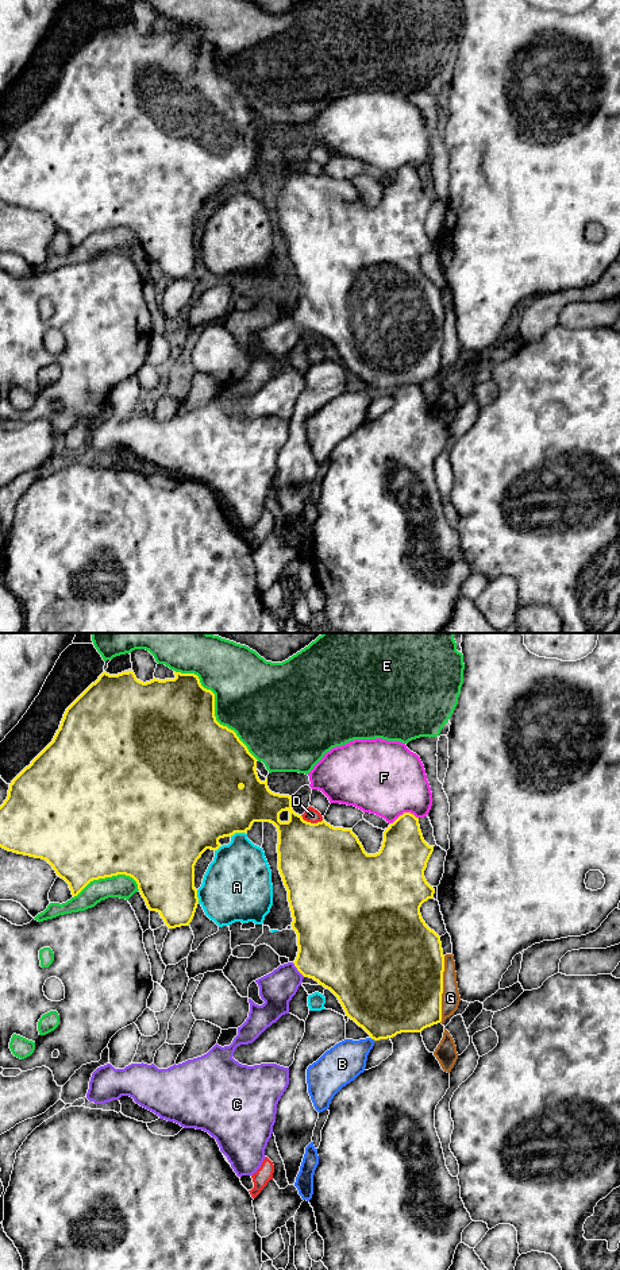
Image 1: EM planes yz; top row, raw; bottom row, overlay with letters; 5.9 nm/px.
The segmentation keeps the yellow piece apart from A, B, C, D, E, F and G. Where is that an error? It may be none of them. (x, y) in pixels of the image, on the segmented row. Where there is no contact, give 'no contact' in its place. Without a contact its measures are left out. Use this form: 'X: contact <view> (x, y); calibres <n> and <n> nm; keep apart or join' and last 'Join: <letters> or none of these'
A: contact yz (237, 832); calibres 460 and 360 nm; keep apart
B: contact yz (373, 1038); calibres 440 and 240 nm; keep apart
C: contact yz (297, 969); calibres 440 and 200 nm; join
D: contact yz (310, 822); calibres 460 and 90 nm; keep apart
E: contact yz (214, 707); calibres 480 and 460 nm; keep apart
F: contact yz (404, 813); calibres 280 and 440 nm; keep apart
G: contact yz (442, 989); calibres 500 and 110 nm; keep apart
Join: C

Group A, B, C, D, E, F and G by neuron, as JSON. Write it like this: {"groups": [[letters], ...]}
{"groups": [["A"], ["B"], ["C"], ["D"], ["E"], ["F"], ["G"]]}

